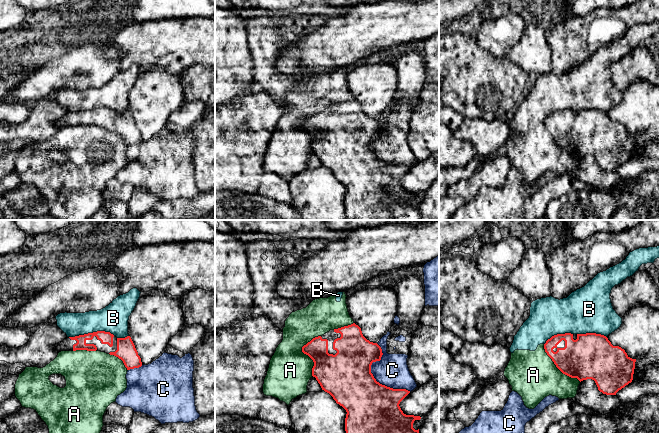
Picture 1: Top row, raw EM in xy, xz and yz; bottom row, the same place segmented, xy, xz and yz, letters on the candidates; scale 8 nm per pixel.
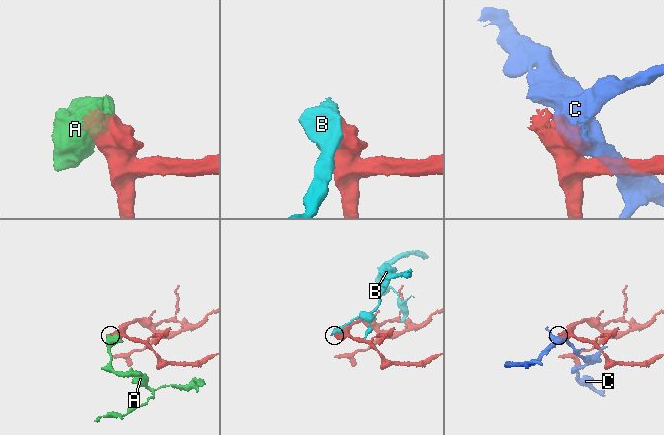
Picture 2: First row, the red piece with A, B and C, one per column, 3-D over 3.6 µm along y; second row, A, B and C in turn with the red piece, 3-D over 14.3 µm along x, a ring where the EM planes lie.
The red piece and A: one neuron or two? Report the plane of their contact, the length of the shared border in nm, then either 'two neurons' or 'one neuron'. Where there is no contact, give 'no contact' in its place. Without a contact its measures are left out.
meets red in xz; contact 340 nm long; two neurons

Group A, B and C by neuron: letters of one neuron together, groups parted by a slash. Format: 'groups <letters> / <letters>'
groups A B / C

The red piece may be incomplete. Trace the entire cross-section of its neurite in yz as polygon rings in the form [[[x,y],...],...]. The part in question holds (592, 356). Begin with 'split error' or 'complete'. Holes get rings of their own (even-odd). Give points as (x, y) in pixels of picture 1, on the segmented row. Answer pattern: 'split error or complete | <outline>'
split error | [[[596,333],[557,334],[546,341],[544,349],[563,374],[577,378],[580,382],[592,379],[603,394],[616,395],[633,380],[636,359],[630,358],[621,347],[613,346],[604,335]]]

